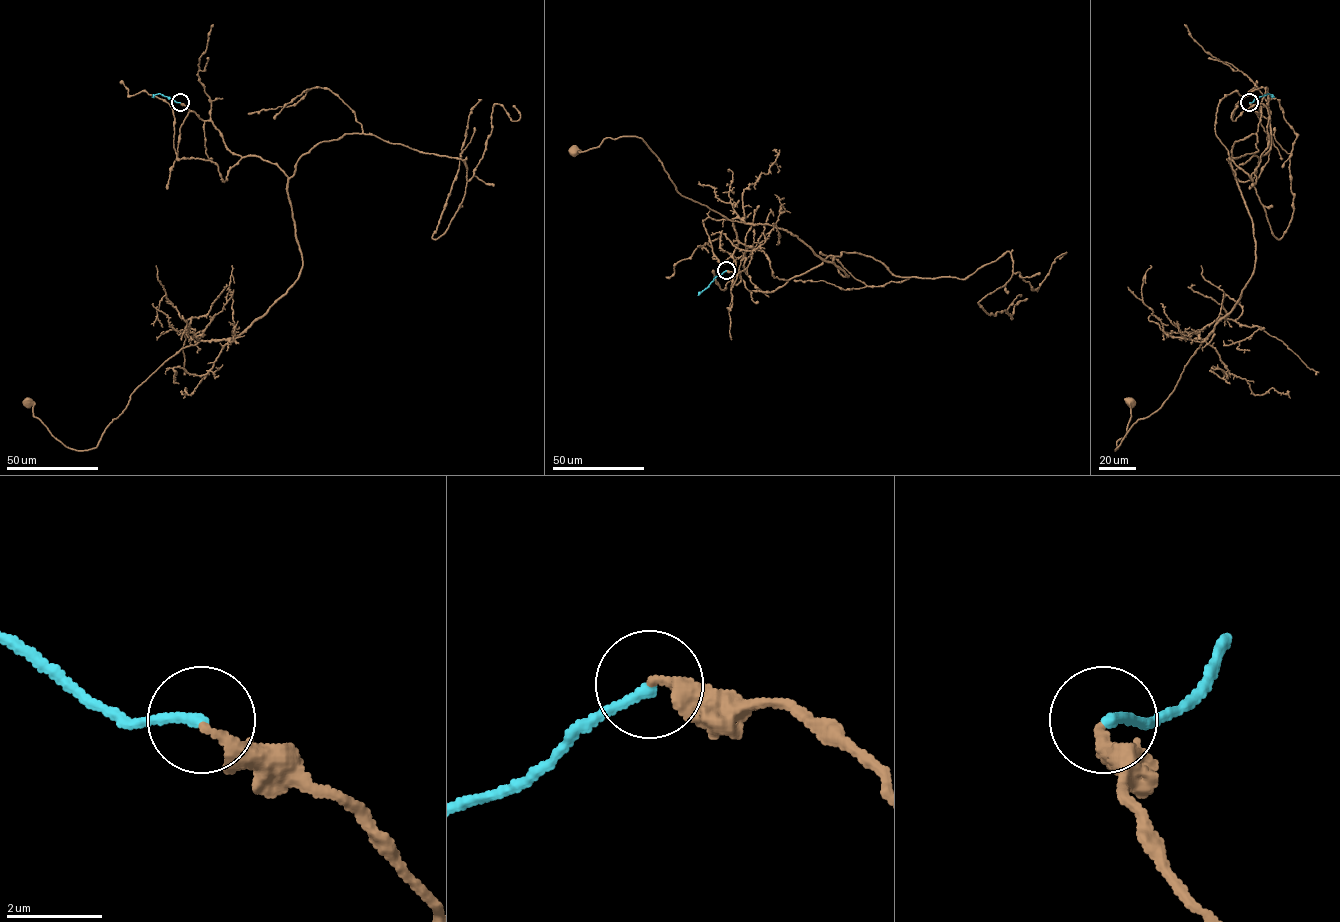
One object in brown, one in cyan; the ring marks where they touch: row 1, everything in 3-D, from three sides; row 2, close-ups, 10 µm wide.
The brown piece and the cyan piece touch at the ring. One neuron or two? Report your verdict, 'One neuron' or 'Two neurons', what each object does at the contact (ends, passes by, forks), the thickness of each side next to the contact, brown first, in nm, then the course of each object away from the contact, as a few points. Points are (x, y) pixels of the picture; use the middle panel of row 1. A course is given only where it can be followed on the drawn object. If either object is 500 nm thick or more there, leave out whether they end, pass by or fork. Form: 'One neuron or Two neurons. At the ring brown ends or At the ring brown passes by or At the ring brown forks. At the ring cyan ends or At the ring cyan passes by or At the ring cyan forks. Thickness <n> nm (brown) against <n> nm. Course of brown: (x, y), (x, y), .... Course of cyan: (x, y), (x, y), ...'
One neuron. At the ring brown ends. At the ring cyan ends. Thickness 240 nm (brown) against 240 nm. Course of brown: (726, 270), (773, 291), (832, 255), (848, 276), (785, 229), (682, 196), (641, 138), (573, 153). Course of cyan: (726, 270), (698, 295)

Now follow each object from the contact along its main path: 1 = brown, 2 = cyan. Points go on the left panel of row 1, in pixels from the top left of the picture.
1: (180, 103), (232, 152), (286, 176), (300, 273), (239, 335), (168, 358), (95, 447), (65, 446), (27, 404)
2: (180, 102), (160, 93), (152, 97)

